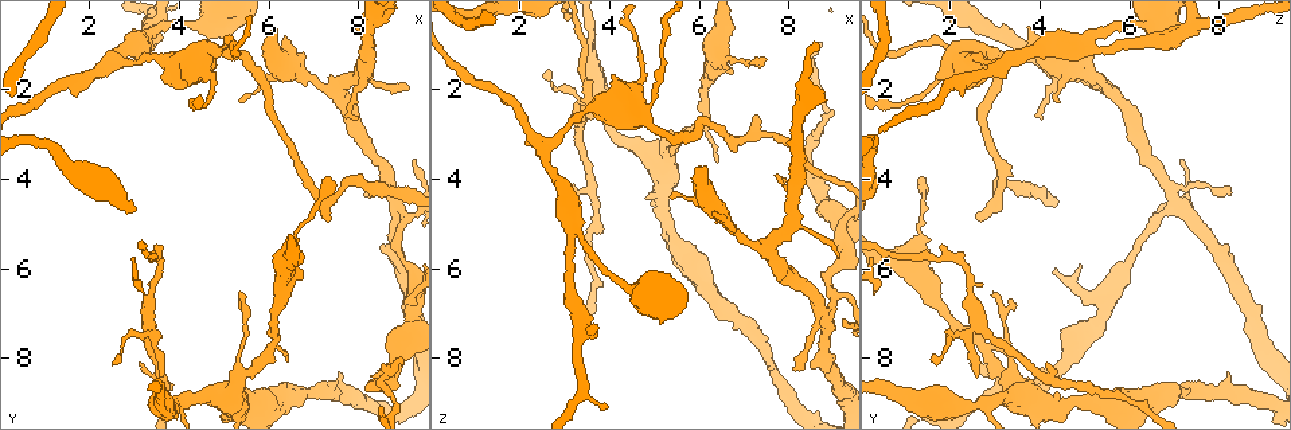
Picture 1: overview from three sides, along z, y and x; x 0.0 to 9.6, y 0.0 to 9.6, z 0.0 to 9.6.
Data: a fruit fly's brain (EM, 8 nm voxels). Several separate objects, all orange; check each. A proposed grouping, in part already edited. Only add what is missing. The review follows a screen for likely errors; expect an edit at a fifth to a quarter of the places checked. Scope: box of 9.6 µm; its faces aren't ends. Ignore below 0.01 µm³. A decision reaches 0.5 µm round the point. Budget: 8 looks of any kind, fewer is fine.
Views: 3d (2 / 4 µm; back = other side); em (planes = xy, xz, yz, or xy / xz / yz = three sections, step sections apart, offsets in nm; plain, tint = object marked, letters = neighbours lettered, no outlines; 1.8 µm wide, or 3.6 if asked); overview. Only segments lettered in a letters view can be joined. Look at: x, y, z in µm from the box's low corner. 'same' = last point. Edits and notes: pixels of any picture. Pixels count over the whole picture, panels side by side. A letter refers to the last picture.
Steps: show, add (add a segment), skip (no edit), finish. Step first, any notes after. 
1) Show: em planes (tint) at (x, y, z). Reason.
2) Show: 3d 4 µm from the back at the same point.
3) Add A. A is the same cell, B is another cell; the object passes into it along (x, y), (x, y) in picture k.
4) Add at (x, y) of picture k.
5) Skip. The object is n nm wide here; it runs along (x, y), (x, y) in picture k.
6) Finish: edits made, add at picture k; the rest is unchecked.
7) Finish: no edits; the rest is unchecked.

Show: 3d 2 µm at (9.15, 1.95, 5.70). Tapers out.

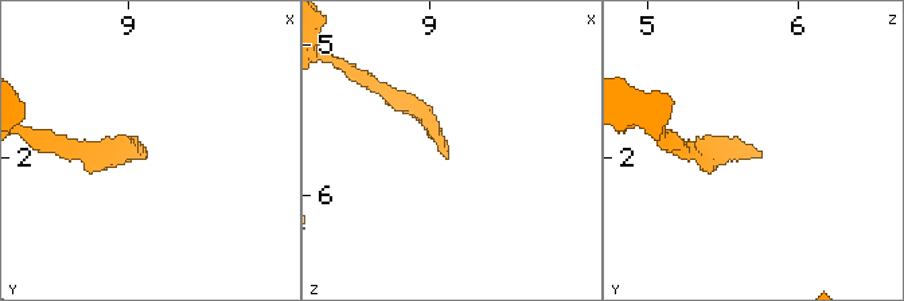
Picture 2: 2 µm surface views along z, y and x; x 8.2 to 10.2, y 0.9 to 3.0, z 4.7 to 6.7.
Show: em planes (tint) at (9.16, 2.00, 5.72).

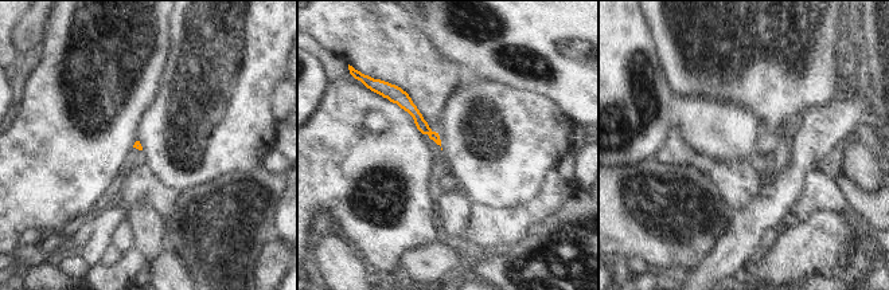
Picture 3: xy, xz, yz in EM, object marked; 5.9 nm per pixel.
Show: em planes (letters) at the same point.

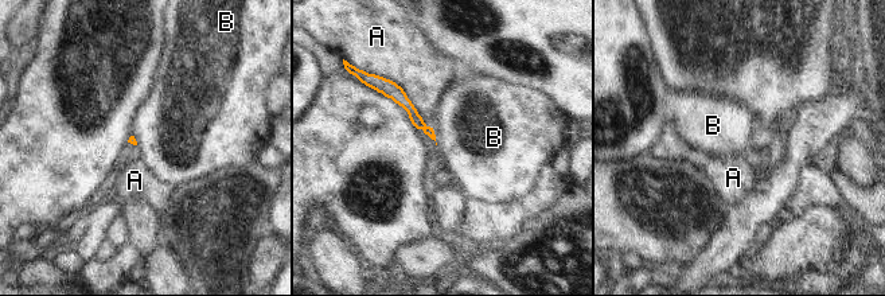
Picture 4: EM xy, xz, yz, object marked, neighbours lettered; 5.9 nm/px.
Skip. A and B are other cells; a border runs along (432, 127), (437, 144) in picture 4; none of them fits.

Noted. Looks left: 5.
Show: em xy step 8 (letters) at (6.15, 0.60, 3.75). Stops while still wide.

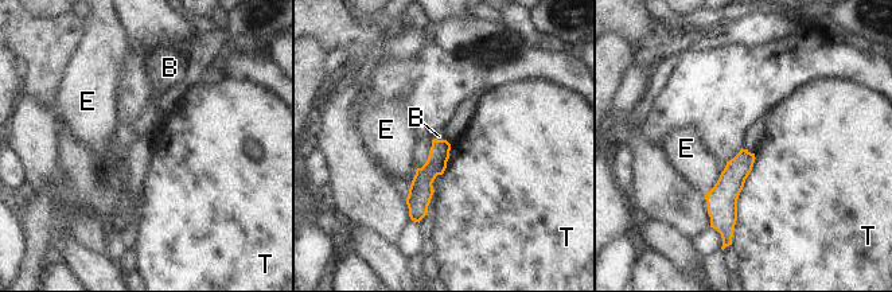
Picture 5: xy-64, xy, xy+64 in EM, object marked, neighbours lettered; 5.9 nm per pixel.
Show: em planes (letters) at the same point.

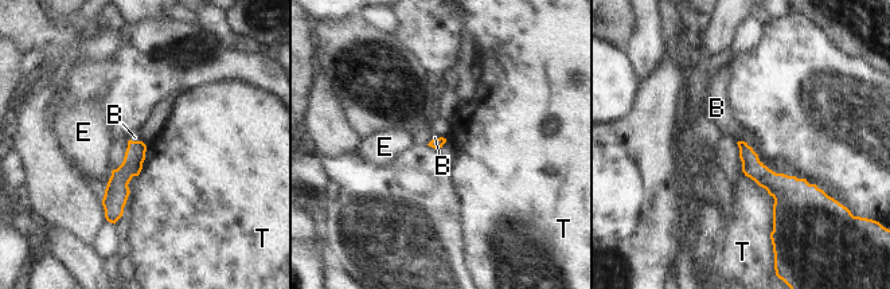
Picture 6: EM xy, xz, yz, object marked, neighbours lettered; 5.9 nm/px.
Add B. B is the same cell, E and T are other cells; the object passes into it along (752, 167), (740, 141), (717, 108) in picture 6; it goes on there.

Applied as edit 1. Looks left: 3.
Show: overview.

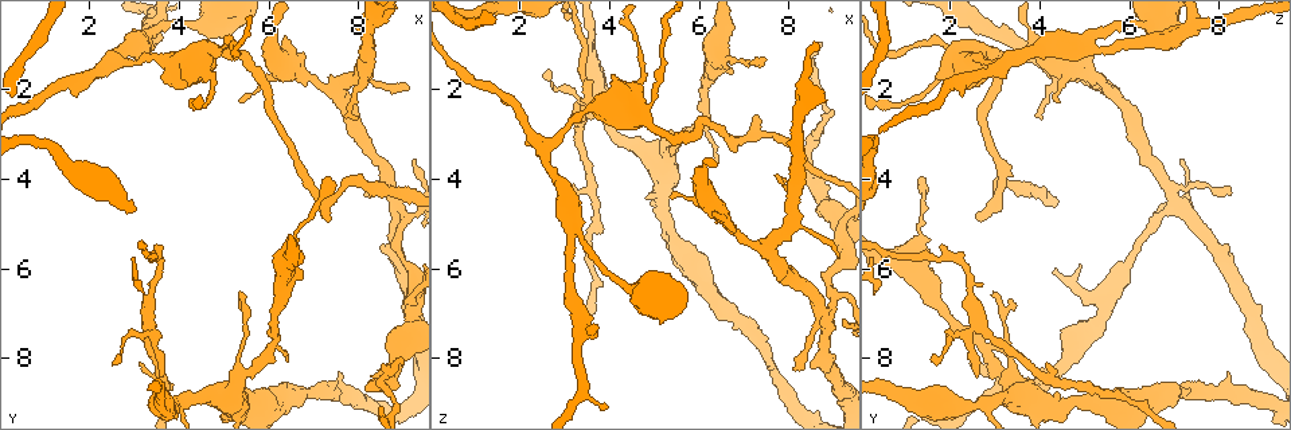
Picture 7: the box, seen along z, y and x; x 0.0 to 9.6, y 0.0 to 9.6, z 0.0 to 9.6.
Show: 3d 2 µm at (3.55, 8.45, 2.55). An open end.

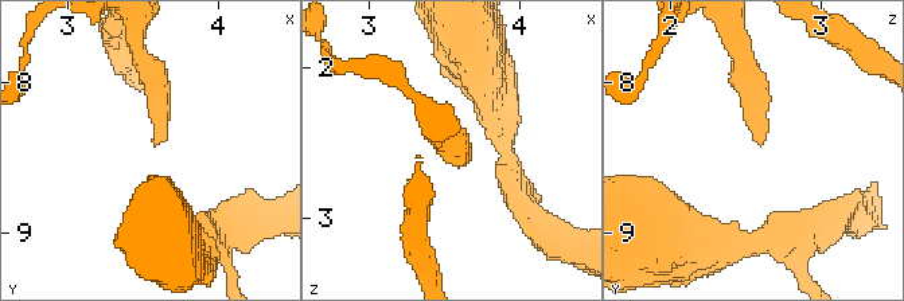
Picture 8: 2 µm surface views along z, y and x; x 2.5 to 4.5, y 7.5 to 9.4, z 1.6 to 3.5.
Show: em planes (letters) at (3.58, 8.42, 2.62). Shape alone is not enough.

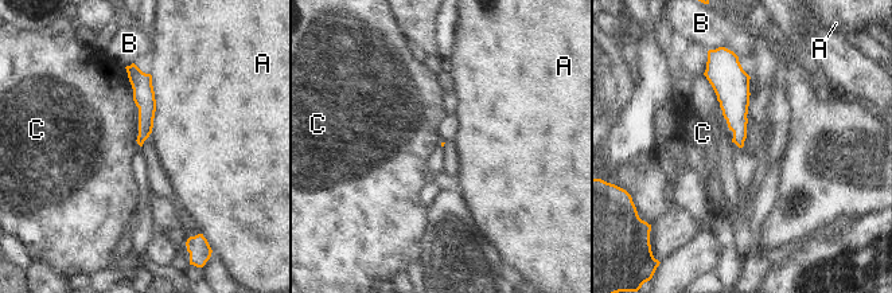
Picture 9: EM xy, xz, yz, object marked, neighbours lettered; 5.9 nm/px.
Skip. A, B and C are other cells; a border runs along (124, 67), (137, 108), (140, 145) in picture 9; none of them fits.

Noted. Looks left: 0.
Finish: edits made, add at picture 6; the rest is unchecked.

